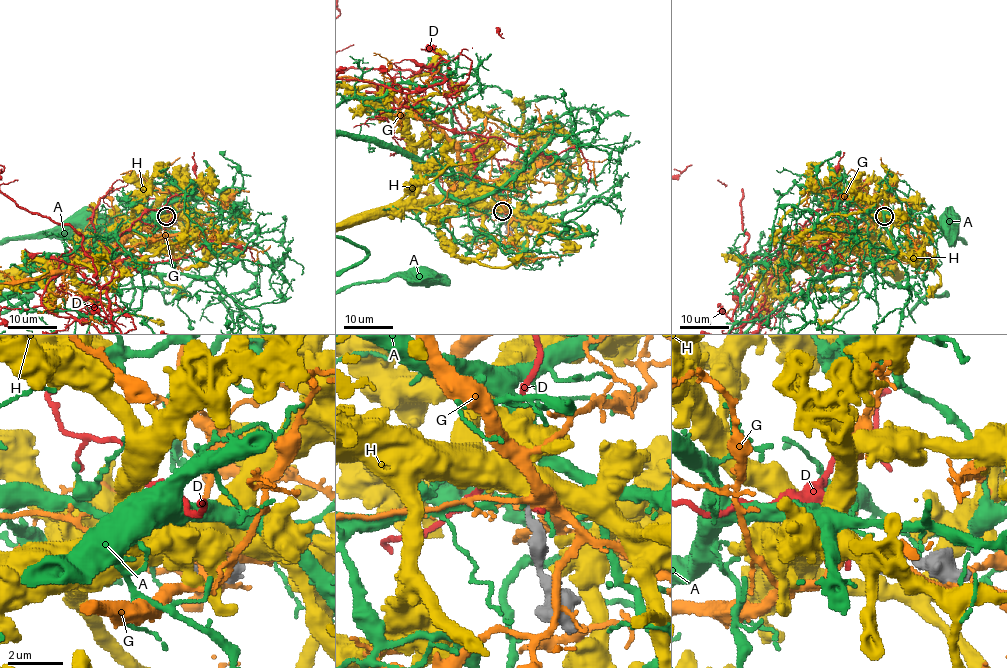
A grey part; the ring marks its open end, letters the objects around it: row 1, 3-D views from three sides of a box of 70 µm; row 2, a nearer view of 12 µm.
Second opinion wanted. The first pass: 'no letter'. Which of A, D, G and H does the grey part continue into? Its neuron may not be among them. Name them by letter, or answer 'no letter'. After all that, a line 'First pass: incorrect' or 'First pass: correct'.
no letter
First pass: correct

